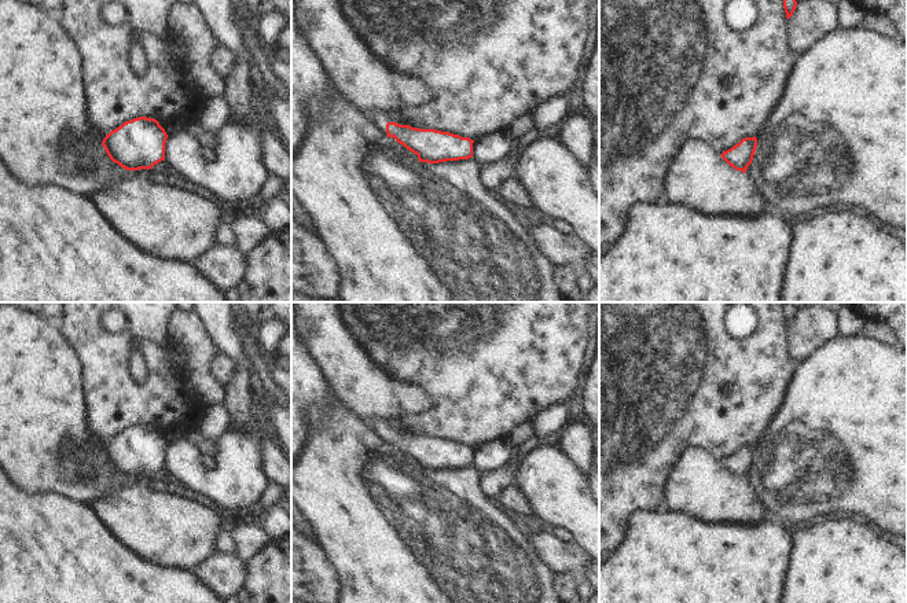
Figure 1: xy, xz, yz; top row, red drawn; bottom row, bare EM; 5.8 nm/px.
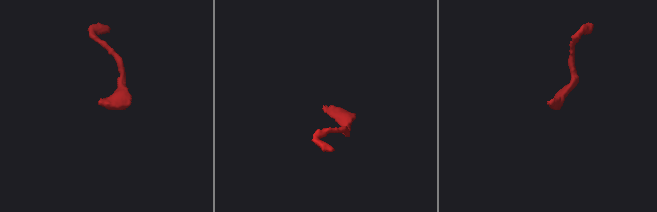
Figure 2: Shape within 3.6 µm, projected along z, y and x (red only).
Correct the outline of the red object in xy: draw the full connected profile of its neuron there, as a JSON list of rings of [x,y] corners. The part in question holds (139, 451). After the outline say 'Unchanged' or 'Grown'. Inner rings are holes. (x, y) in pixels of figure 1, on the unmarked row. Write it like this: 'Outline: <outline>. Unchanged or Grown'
Outline: [[[139,424],[111,438],[102,449],[107,463],[126,478],[151,477],[165,467],[168,442],[154,426]]]. Unchanged

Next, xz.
Outline: [[[370,419],[372,431],[388,445],[418,463],[419,470],[438,471],[469,467],[474,448],[436,437],[419,437],[396,431],[388,420]]]. Grown

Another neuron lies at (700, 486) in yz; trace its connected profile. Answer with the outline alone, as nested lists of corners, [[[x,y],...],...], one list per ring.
[[[701,448],[687,449],[672,467],[665,483],[665,505],[668,510],[678,511],[706,523],[726,525],[760,525],[768,519],[767,510],[753,494],[746,481],[735,478],[720,462],[716,462],[706,451]]]

